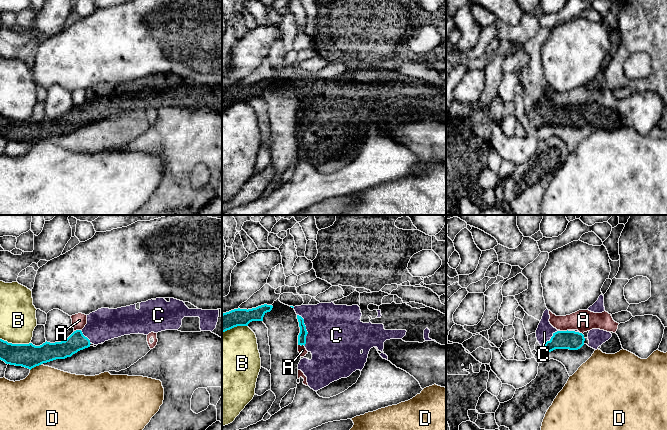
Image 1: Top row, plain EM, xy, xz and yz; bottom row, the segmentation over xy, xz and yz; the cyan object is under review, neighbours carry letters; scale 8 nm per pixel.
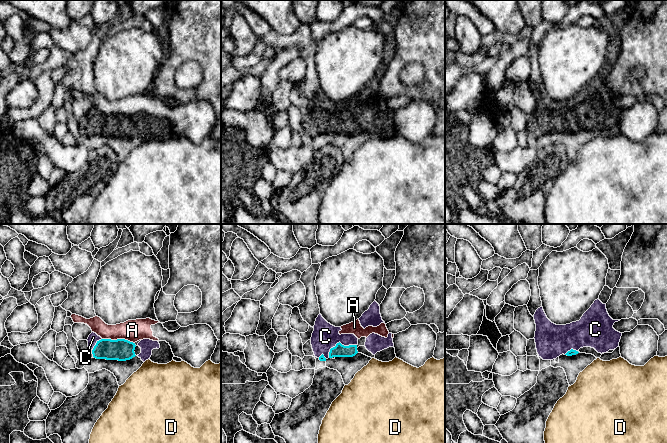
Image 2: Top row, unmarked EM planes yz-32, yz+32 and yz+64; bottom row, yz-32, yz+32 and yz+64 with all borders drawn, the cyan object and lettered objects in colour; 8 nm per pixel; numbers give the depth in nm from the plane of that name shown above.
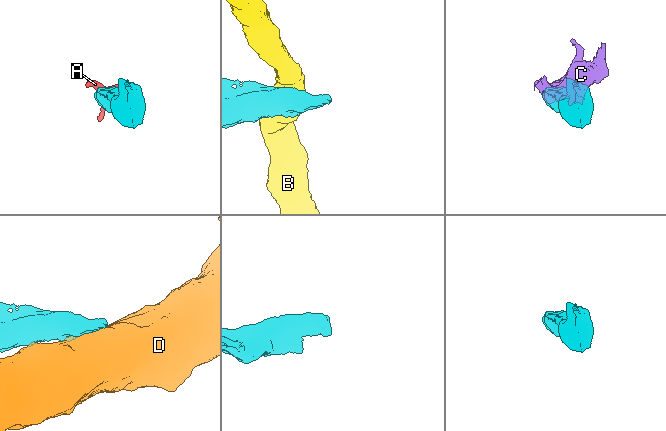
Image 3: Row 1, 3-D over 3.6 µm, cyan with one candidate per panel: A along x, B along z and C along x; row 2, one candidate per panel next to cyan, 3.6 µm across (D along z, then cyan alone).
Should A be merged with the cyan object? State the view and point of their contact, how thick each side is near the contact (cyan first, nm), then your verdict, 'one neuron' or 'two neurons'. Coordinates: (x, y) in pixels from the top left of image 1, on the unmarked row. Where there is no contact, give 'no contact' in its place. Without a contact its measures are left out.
contact yz (563, 107); calibres 150 and 180 nm; two neurons

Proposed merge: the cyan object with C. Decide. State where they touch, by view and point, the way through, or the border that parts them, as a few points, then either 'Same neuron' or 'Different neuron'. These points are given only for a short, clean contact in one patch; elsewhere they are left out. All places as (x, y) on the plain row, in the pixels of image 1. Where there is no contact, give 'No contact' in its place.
Touches cyan at xz (305, 105). Path across: xz (303, 109), (305, 105), (335, 113). Same neuron

